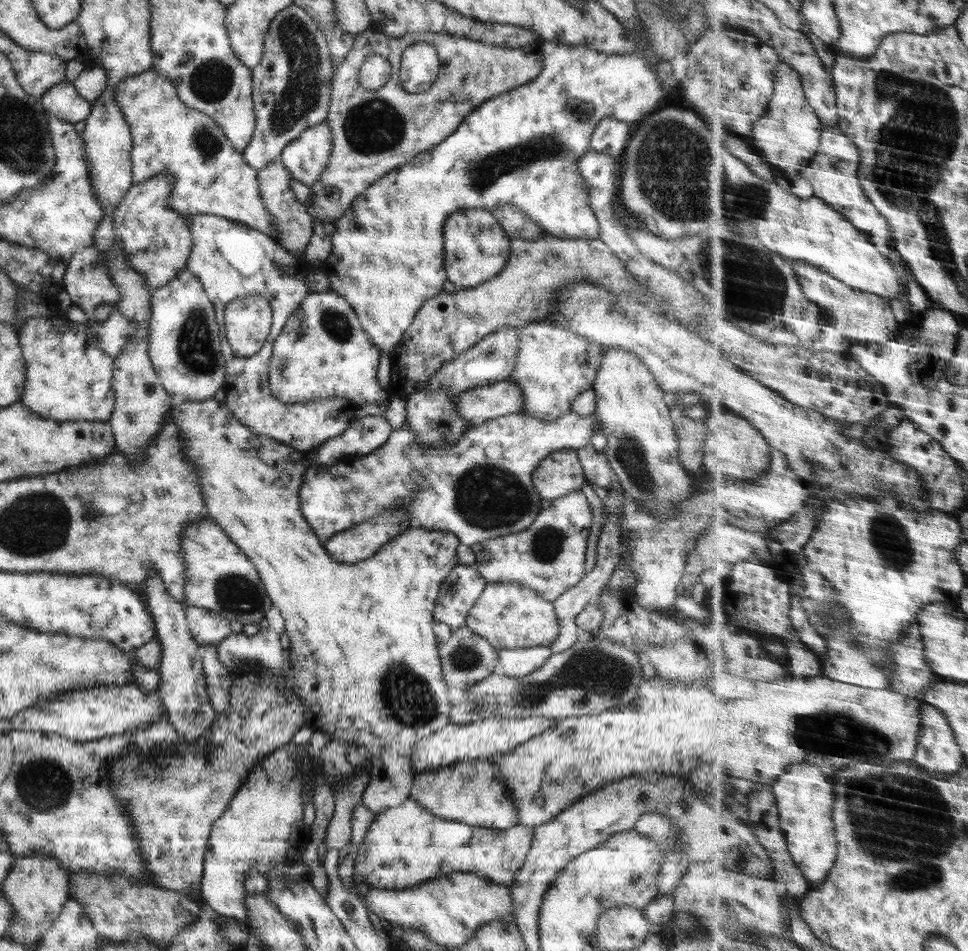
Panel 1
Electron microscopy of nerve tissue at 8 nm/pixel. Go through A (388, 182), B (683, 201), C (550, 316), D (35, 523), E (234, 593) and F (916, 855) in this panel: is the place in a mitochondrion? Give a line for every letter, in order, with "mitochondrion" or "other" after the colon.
A: other
B: mitochondrion
C: other
D: mitochondrion
E: mitochondrion
F: mitochondrion

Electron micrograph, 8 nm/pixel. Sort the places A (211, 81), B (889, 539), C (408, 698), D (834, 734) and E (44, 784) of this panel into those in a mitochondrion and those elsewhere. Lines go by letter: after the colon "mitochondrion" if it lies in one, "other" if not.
A: mitochondrion
B: mitochondrion
C: mitochondrion
D: mitochondrion
E: mitochondrion

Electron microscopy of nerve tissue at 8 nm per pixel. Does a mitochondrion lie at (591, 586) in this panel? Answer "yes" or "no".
no

